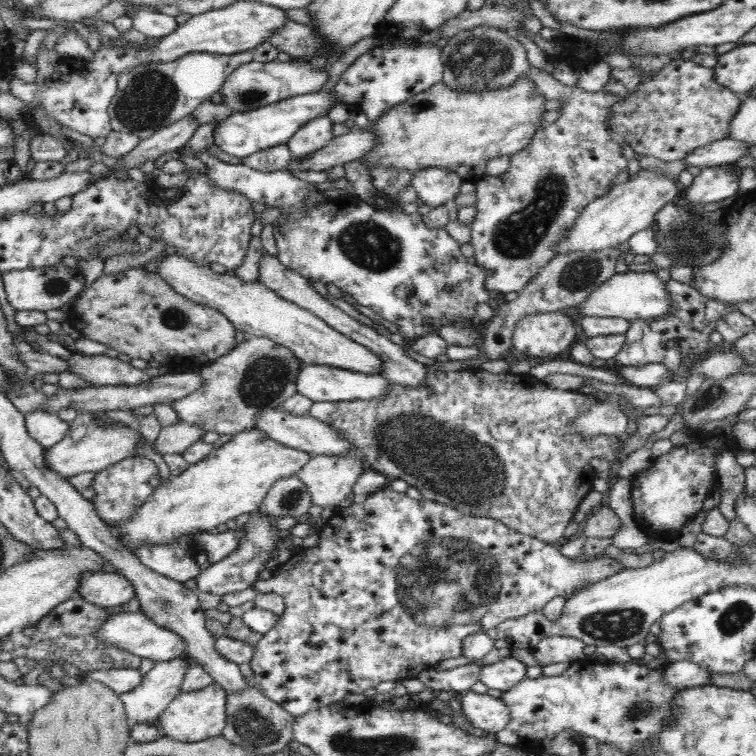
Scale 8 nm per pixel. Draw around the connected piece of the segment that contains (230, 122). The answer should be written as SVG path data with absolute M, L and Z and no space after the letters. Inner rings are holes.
M333 90L320 91L293 96L250 112L232 113L224 120L217 122L214 133L215 145L222 153L230 154L238 159L250 157L251 154L261 150L266 151L277 144L286 144L288 139L306 122L317 116L326 115L335 102L339 100Z

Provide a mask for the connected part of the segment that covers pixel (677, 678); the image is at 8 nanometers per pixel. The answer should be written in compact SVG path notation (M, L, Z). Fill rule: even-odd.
M689 661L668 663L664 669L664 683L679 690L708 685L712 671Z

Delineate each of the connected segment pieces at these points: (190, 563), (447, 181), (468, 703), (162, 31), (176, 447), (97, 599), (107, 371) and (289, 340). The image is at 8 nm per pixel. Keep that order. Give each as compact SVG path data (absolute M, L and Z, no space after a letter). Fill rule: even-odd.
M182 535L169 543L140 545L135 555L154 572L184 583L200 574L195 559L199 550L199 538Z
M428 168L417 171L411 185L414 187L418 199L430 207L450 205L460 192L464 180L444 168Z
M472 691L459 694L458 698L464 717L474 727L495 735L508 724L510 710L504 705L501 698L493 698L488 694L476 694Z
M148 6L132 7L127 14L132 19L133 27L145 35L146 39L154 37L157 40L179 27L176 17L170 17Z
M183 422L175 423L161 429L158 439L154 444L150 444L148 440L142 437L137 443L135 456L142 456L146 452L146 444L152 446L154 452L161 454L178 454L183 453L194 442L200 442L206 434L204 426L199 424L184 424Z
M102 570L84 573L77 592L84 600L101 607L120 606L135 596L129 580L121 574L107 573Z
M73 349L70 358L65 361L72 374L76 374L76 376L80 376L80 378L83 378L86 382L90 382L94 385L139 385L152 378L147 373L144 373L142 369L135 368L130 363L119 360L117 357L111 358L107 356L106 353L103 355L89 356L81 351Z
M178 253L164 257L155 273L186 299L220 311L237 331L269 338L292 350L302 363L328 365L364 374L378 375L385 370L383 362L365 346L330 328L309 310L284 300L259 280L243 282L236 275L214 272L210 266L198 265Z

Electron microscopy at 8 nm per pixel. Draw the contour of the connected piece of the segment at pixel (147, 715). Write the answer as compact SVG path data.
M182 659L156 662L139 686L121 696L128 726L157 720L182 693L188 668L190 664Z

